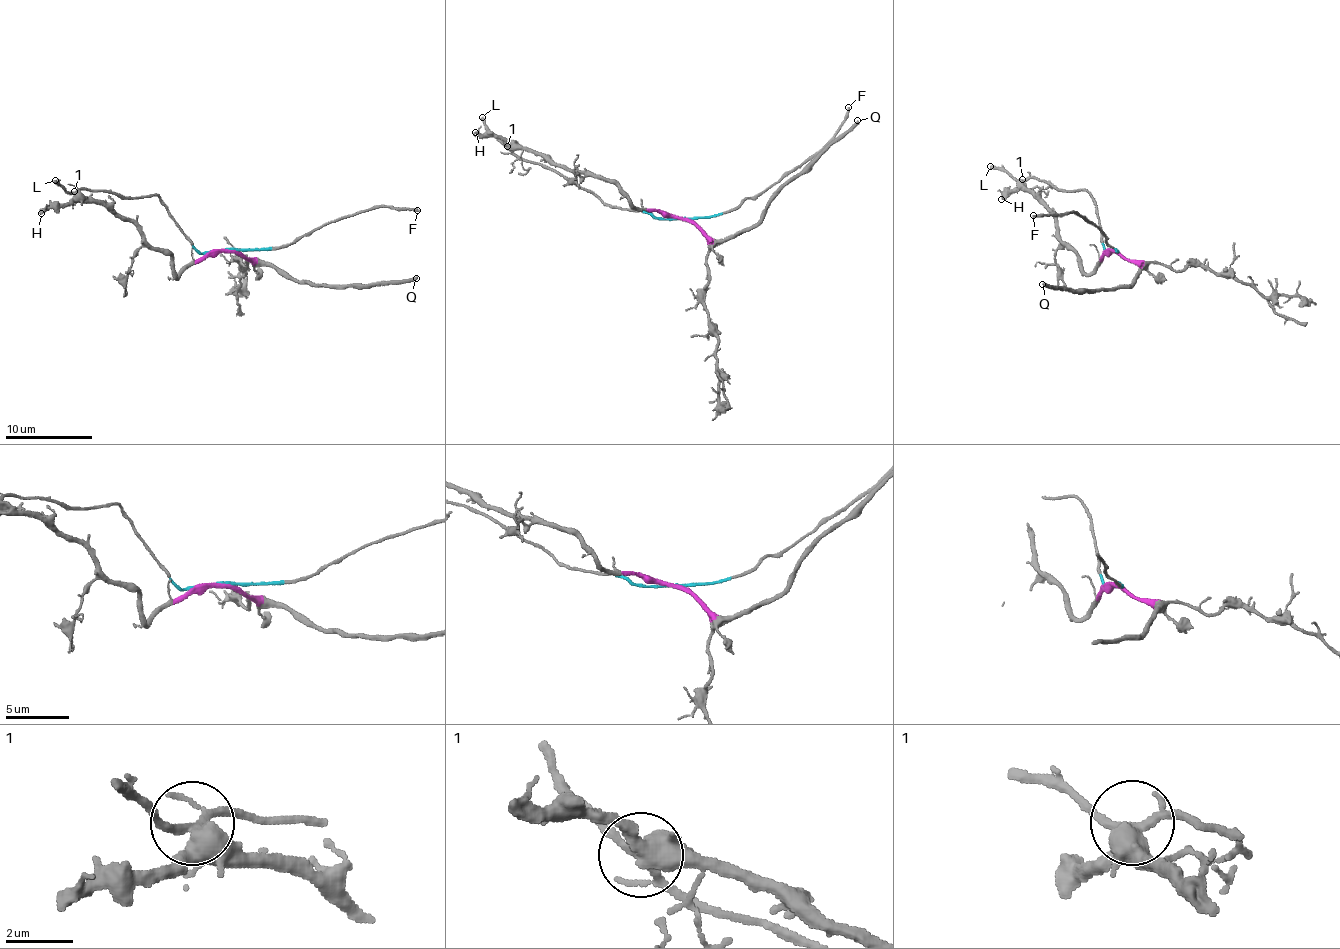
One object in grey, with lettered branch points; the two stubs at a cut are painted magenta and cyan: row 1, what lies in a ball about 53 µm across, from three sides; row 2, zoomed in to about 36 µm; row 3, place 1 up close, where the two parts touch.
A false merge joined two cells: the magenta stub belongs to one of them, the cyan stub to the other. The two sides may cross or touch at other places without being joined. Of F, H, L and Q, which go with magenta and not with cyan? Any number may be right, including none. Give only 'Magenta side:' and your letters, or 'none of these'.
Magenta side: H, Q

